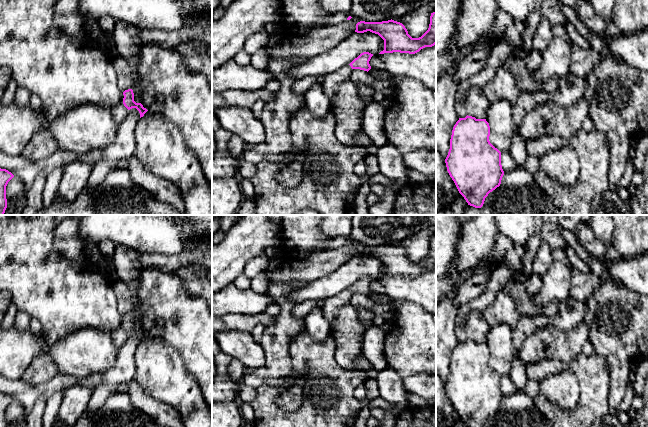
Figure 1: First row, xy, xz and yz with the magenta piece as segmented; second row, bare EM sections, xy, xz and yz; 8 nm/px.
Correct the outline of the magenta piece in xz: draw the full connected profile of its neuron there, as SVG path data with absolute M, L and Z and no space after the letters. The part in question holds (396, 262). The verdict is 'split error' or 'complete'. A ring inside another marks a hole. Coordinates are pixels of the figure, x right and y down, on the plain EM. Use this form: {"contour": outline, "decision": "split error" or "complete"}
{"contour": "M436 235L431 237L428 254L419 262L412 262L402 247L392 243L382 246L360 245L356 248L355 256L364 257L367 255L378 258L384 264L384 274L379 278L393 276L415 278L425 271L432 271L436 268Z", "decision": "complete"}

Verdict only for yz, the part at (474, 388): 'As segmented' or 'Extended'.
As segmented

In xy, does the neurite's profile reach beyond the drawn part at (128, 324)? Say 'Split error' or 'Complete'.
Split error

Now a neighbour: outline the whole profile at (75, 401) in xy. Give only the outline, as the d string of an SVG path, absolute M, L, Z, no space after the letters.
M80 384L72 385L66 389L56 416L57 424L75 424L86 411L93 391L93 389Z

